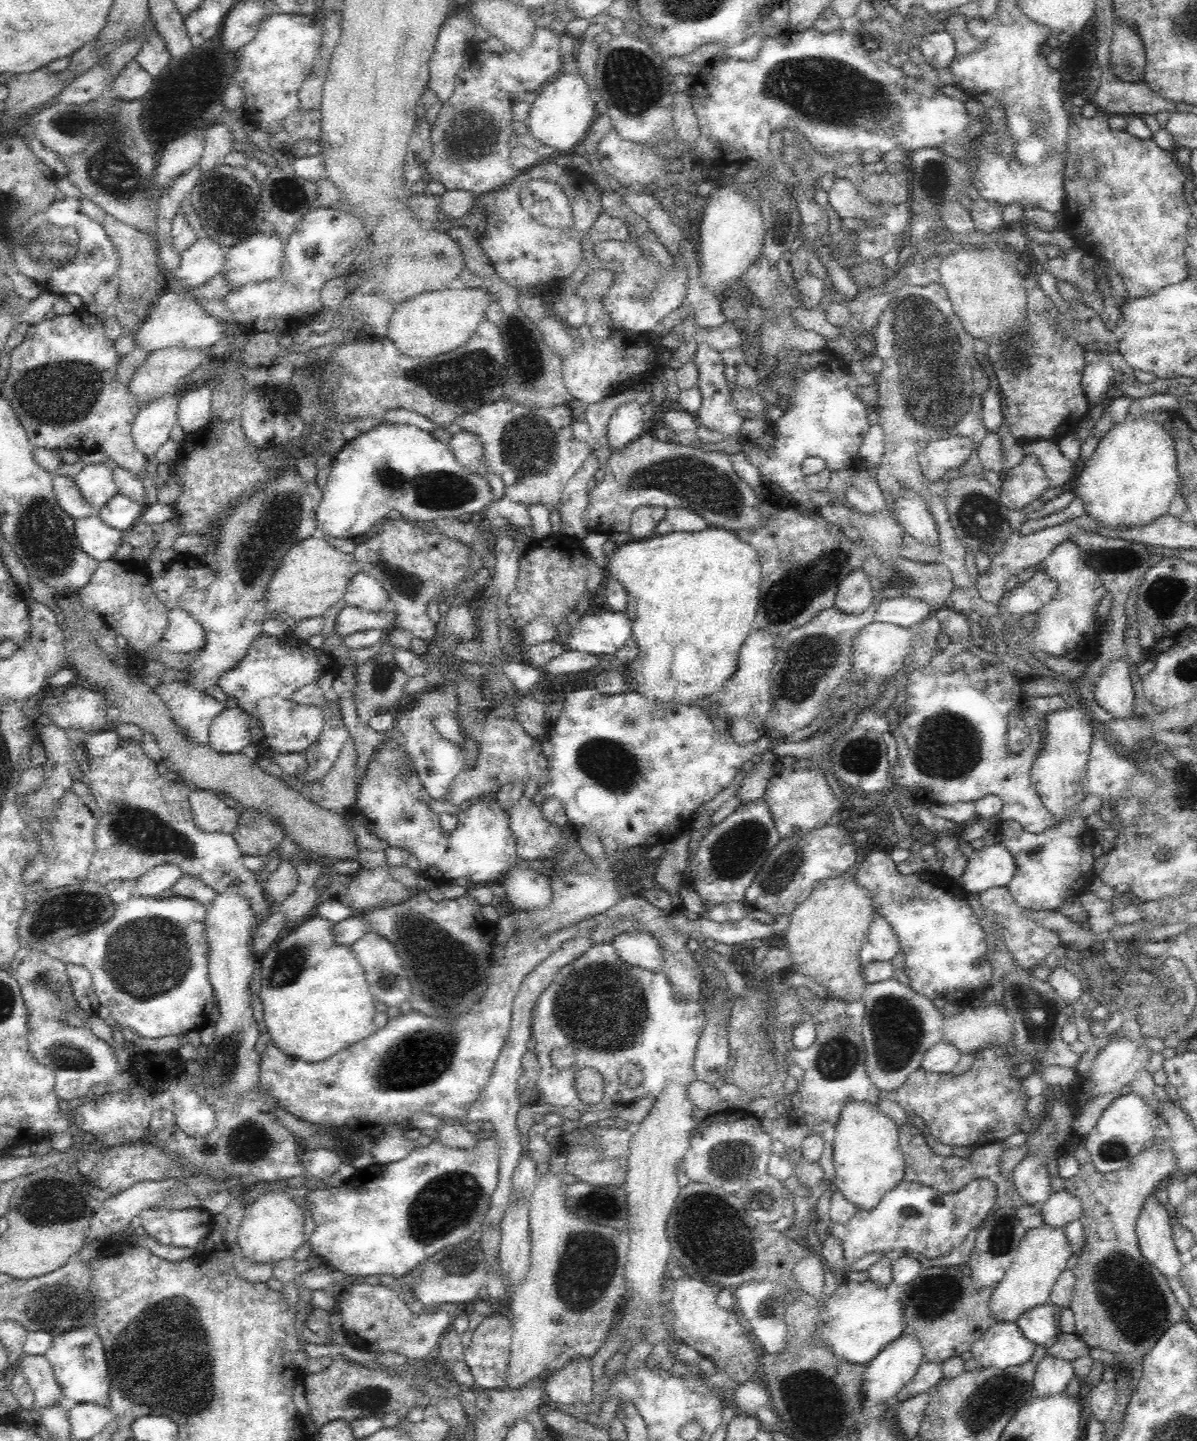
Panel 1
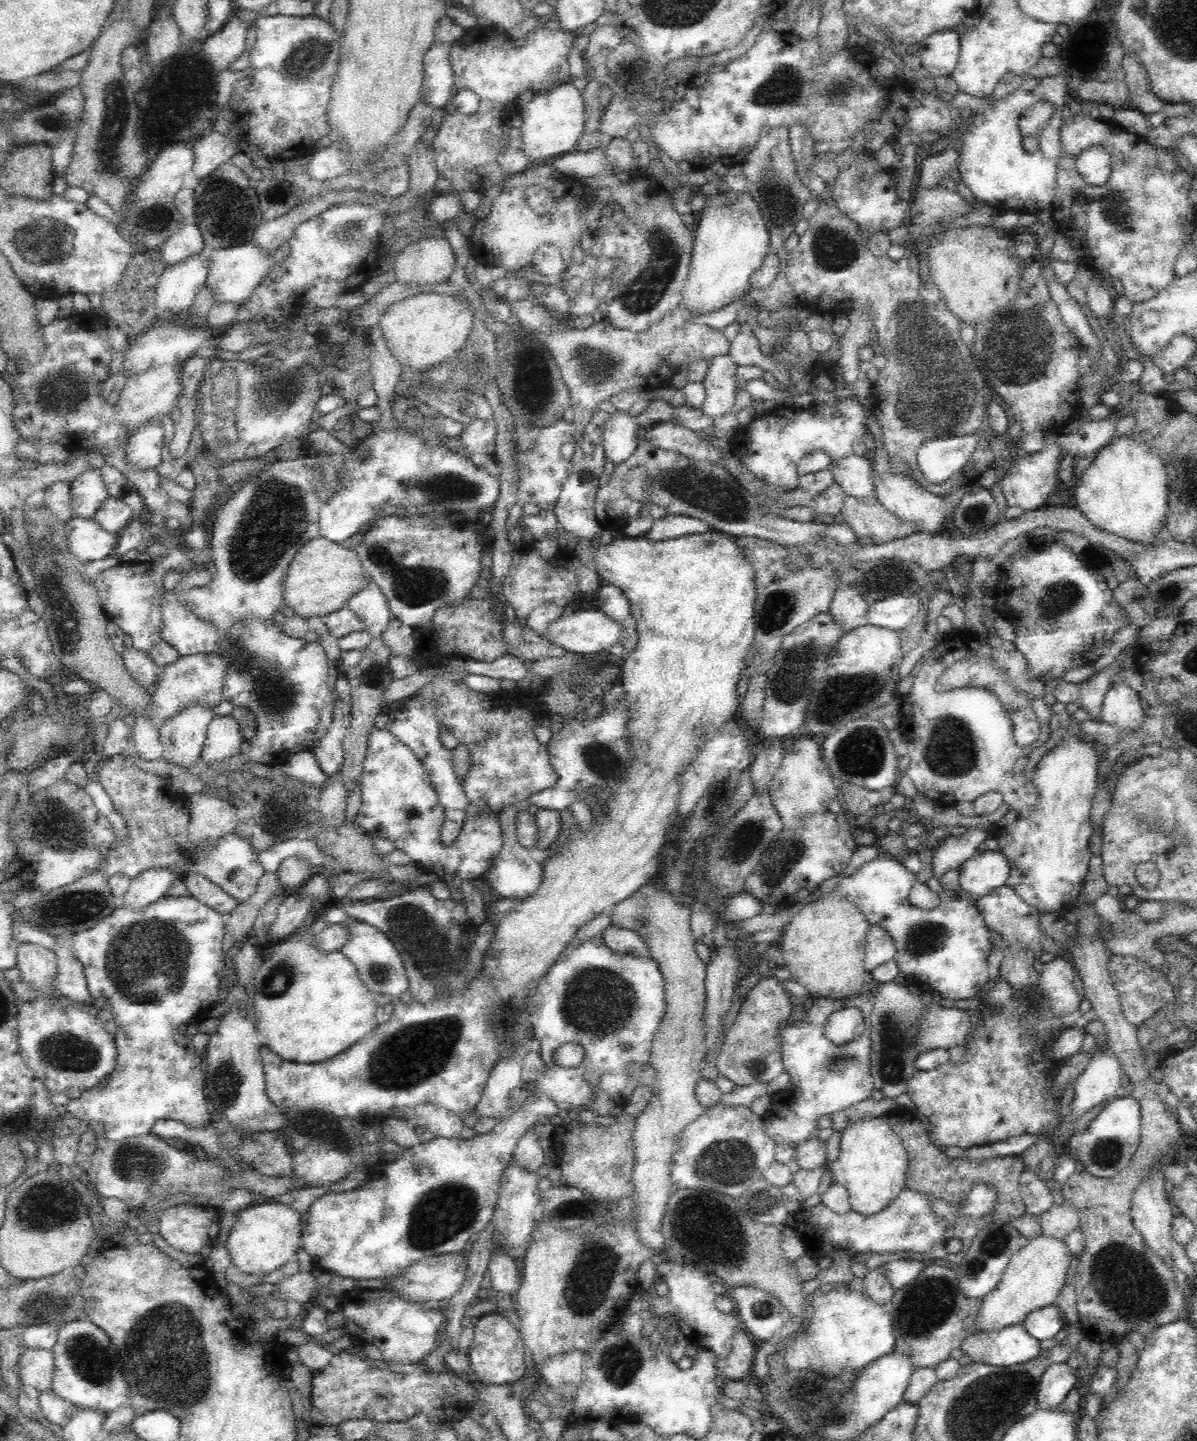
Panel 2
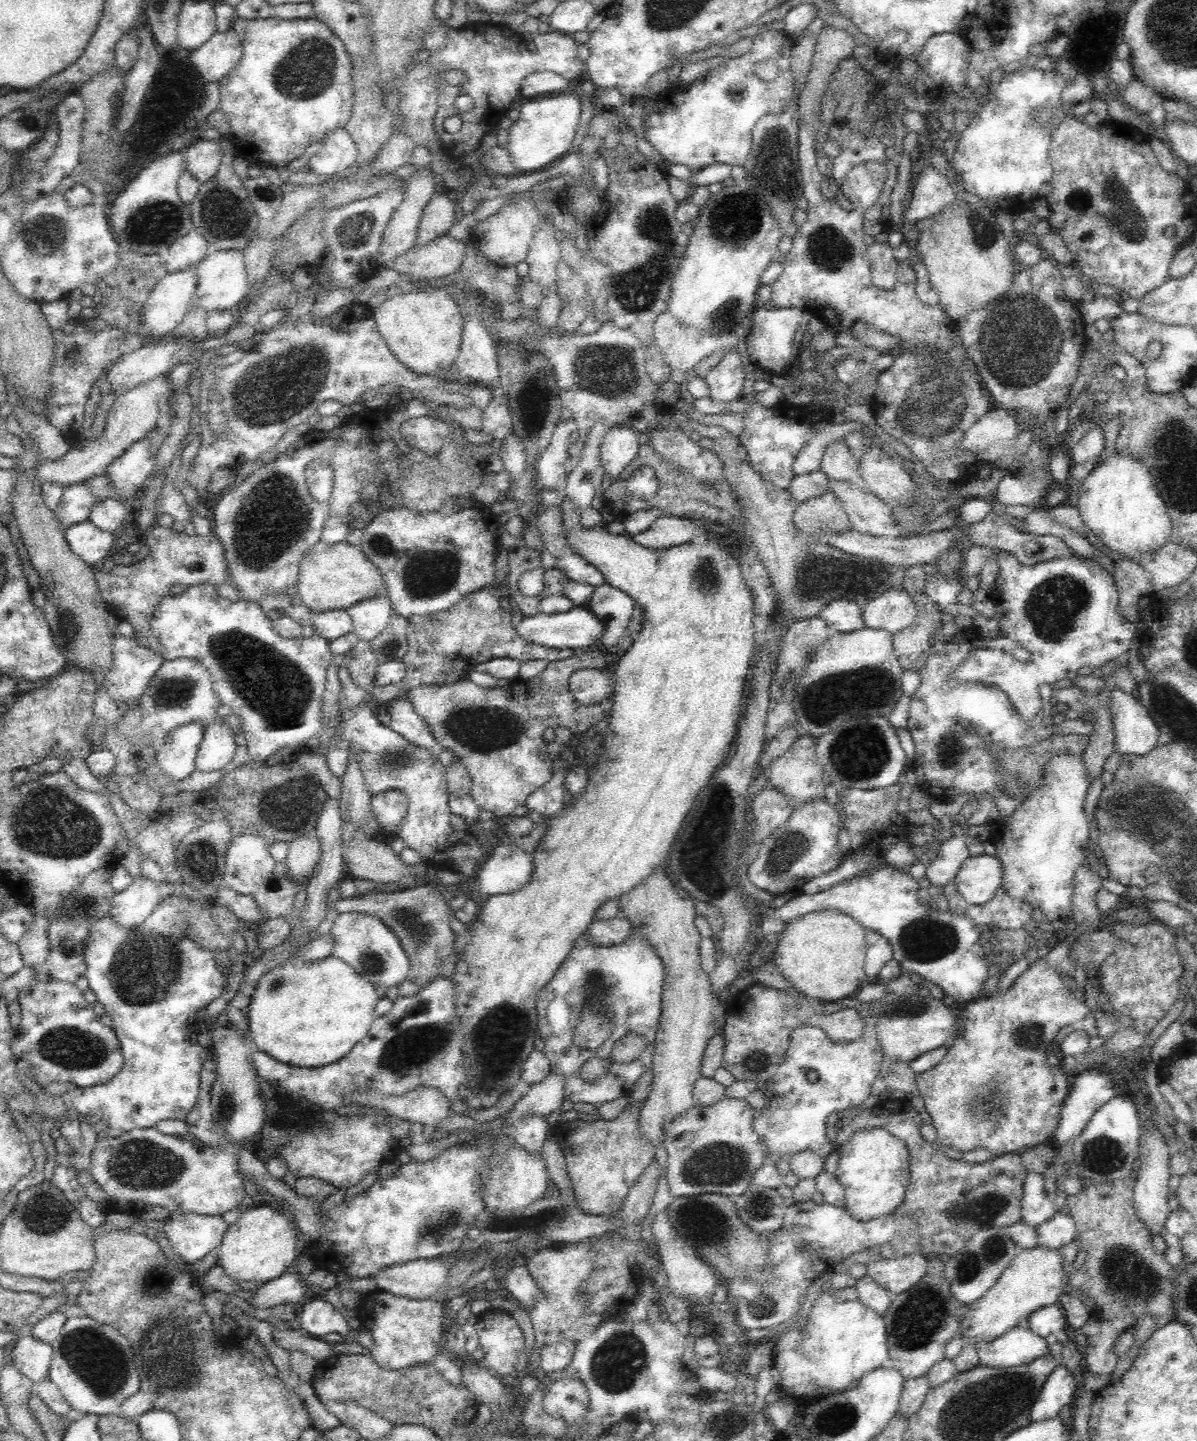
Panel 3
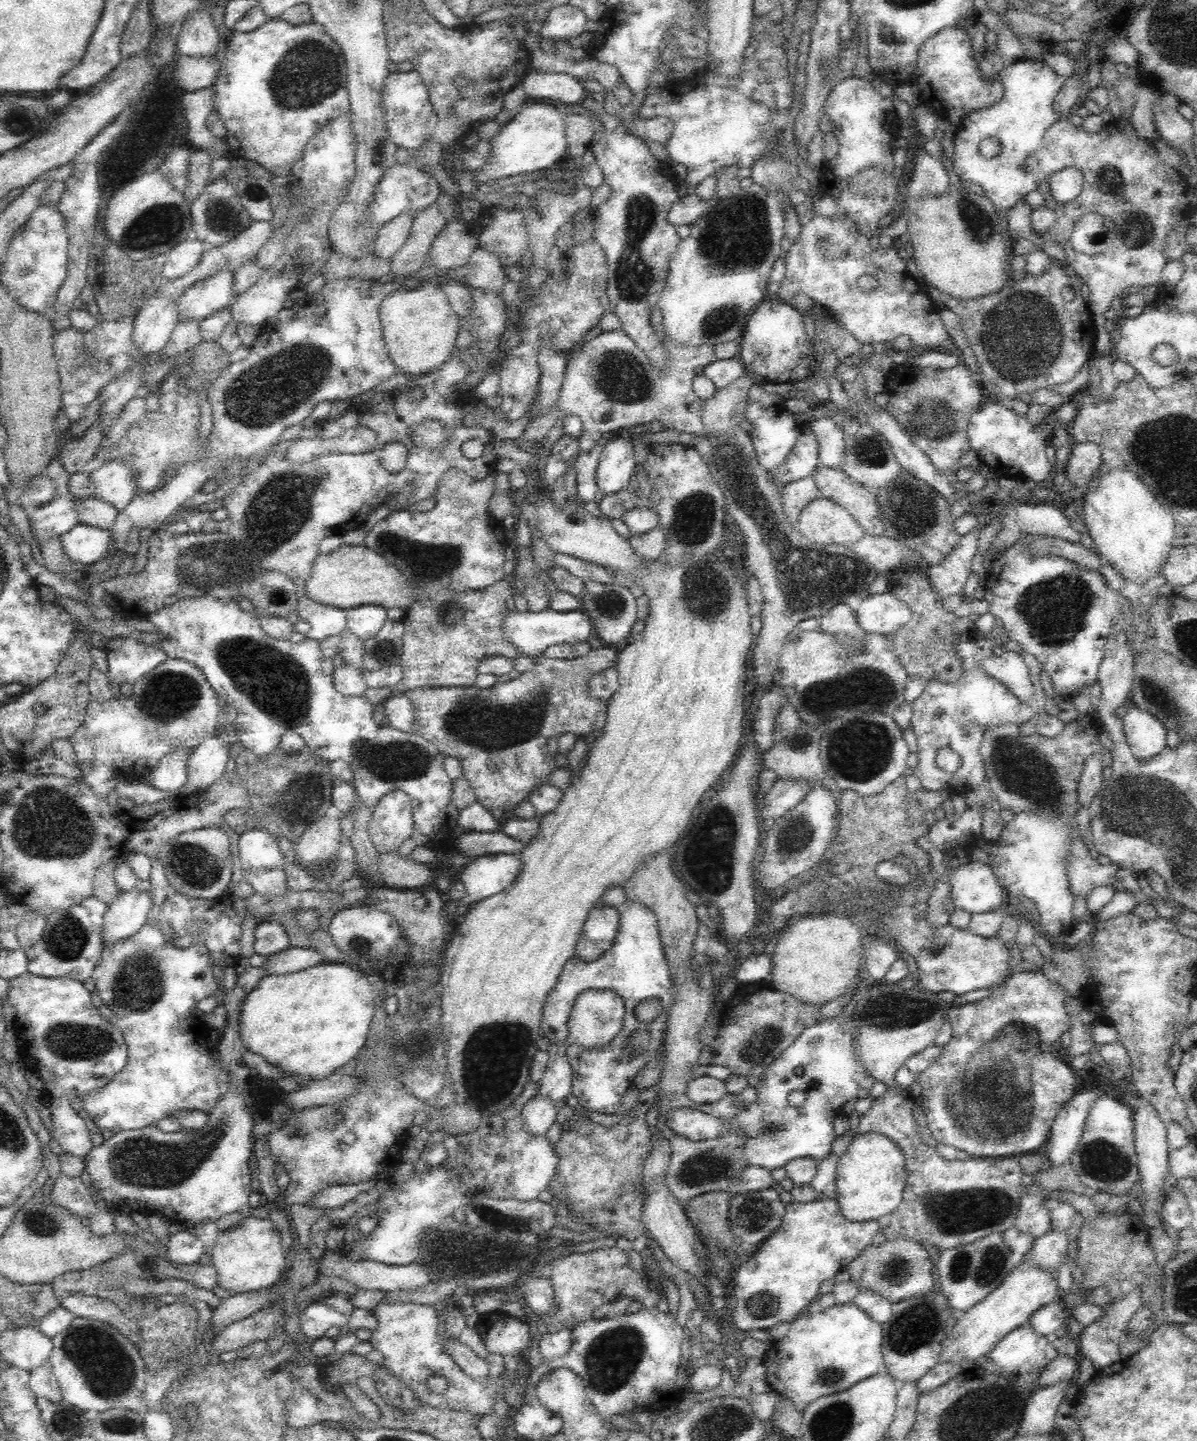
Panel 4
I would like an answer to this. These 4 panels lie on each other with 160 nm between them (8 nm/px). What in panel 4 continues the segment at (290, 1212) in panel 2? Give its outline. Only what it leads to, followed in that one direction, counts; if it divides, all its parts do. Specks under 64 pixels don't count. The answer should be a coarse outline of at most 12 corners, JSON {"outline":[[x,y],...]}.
{"outline":[[243,1217],[209,1252],[217,1286],[265,1291],[287,1272],[270,1217]]}

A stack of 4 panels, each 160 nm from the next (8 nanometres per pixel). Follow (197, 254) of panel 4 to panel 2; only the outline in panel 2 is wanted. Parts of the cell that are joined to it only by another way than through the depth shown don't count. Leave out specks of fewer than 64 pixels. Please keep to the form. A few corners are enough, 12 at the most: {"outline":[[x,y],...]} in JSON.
{"outline":[[180,224],[158,256],[168,266],[205,251],[197,225]]}

